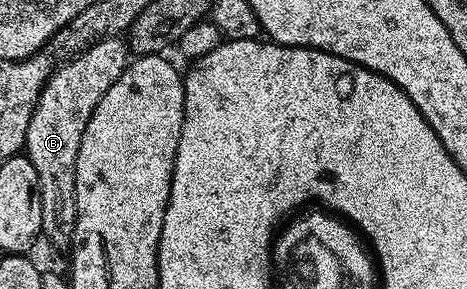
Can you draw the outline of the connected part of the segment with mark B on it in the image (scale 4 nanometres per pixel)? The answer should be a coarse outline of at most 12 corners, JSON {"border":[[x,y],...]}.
{"border":[[120,37],[50,74],[27,124],[41,233],[70,245],[87,120],[127,65]]}

